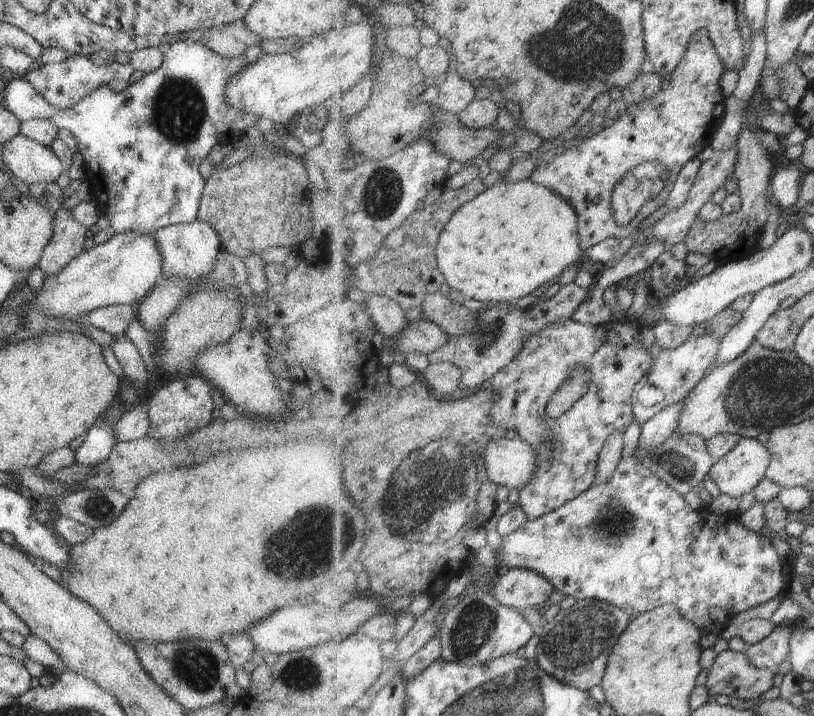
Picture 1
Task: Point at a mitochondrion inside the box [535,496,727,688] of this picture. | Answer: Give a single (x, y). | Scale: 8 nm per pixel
(577, 643)

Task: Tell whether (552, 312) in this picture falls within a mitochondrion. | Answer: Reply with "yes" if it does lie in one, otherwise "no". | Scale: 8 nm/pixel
no

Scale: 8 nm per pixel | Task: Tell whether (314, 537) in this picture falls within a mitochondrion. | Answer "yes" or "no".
yes

